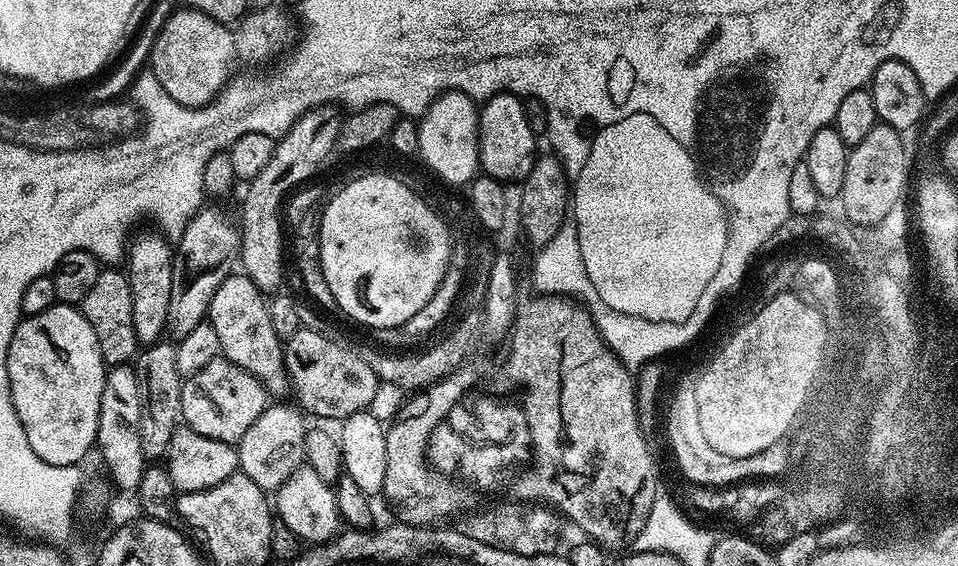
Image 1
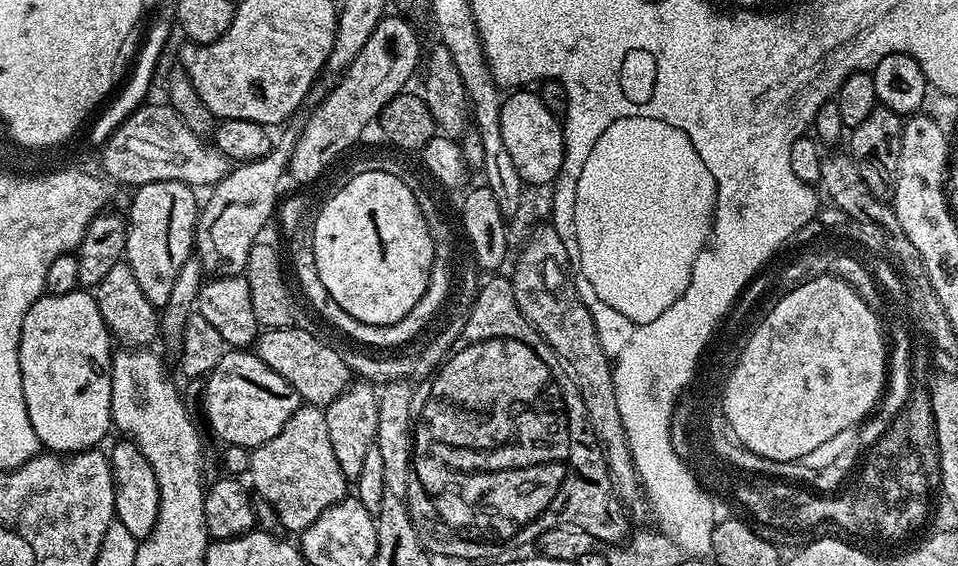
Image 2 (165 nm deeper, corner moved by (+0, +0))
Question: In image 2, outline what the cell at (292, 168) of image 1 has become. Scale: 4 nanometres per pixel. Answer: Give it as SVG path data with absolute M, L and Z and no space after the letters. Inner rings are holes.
M385 15L358 56L350 62L343 75L331 85L328 95L316 107L307 113L308 121L294 146L293 156L289 159L288 172L297 180L297 185L308 186L328 168L328 163L341 154L348 152L368 128L368 123L375 121L391 99L409 87L412 75L422 64L420 36L412 29L403 15Z

